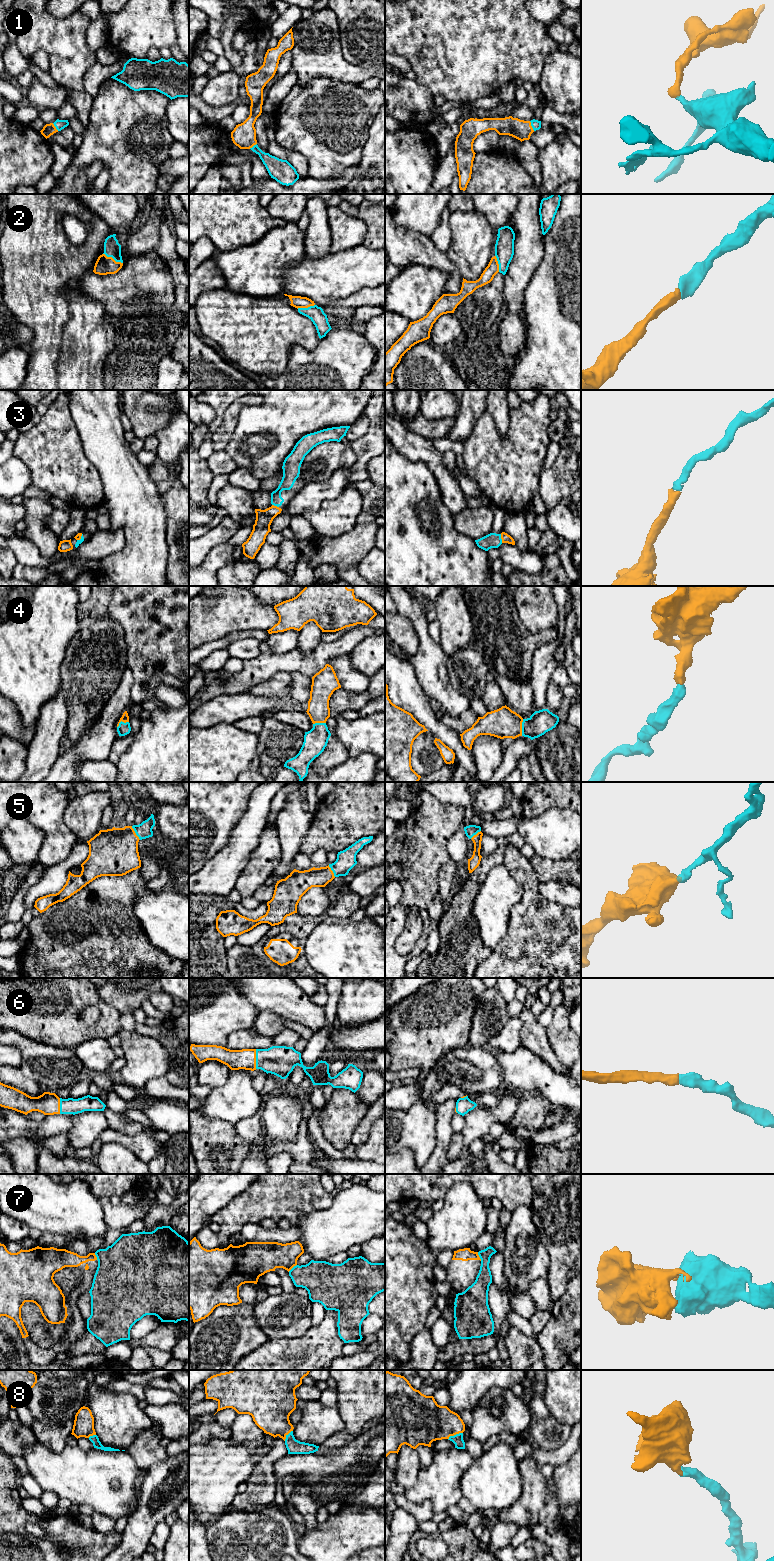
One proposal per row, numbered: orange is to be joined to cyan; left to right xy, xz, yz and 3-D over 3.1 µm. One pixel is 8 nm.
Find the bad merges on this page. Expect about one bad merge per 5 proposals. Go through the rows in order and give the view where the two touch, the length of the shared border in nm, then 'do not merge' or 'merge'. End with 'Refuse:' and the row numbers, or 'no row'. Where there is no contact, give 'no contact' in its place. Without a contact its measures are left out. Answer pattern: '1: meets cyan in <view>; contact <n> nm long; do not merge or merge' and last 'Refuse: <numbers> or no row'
1: meets cyan in yz; contact 90 nm long; merge
2: meets cyan in xy; contact 180 nm long; merge
3: meets cyan in yz; contact 70 nm long; merge
4: meets cyan in yz; contact 140 nm long; merge
5: meets cyan in xy; contact 130 nm long; merge
6: meets cyan in xz; contact 160 nm long; merge
7: meets cyan in yz; contact 80 nm long; do not merge
8: meets cyan in yz; contact 130 nm long; merge
Refuse: 7

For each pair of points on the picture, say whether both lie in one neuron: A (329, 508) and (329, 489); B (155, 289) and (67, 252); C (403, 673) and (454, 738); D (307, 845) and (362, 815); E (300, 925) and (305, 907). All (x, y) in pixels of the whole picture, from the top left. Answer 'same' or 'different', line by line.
A: different
B: different
C: same
D: same
E: different

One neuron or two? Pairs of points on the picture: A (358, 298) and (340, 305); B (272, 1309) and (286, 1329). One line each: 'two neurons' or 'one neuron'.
A: one neuron
B: one neuron

